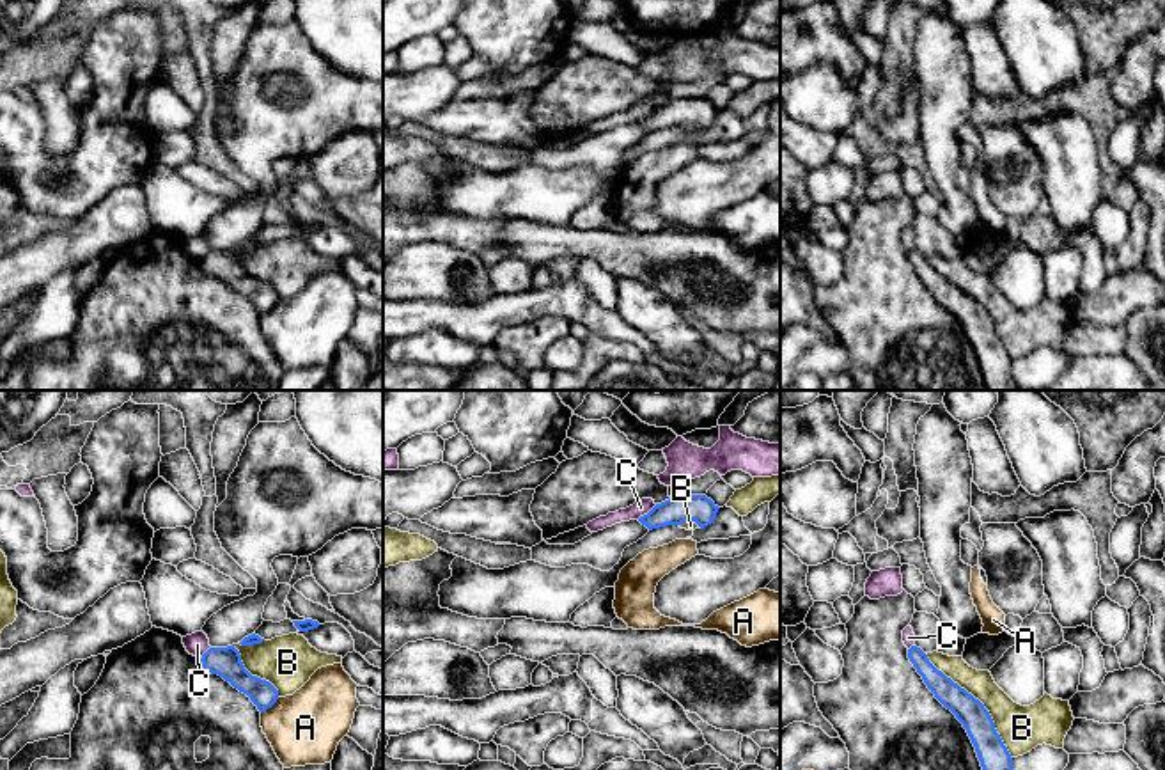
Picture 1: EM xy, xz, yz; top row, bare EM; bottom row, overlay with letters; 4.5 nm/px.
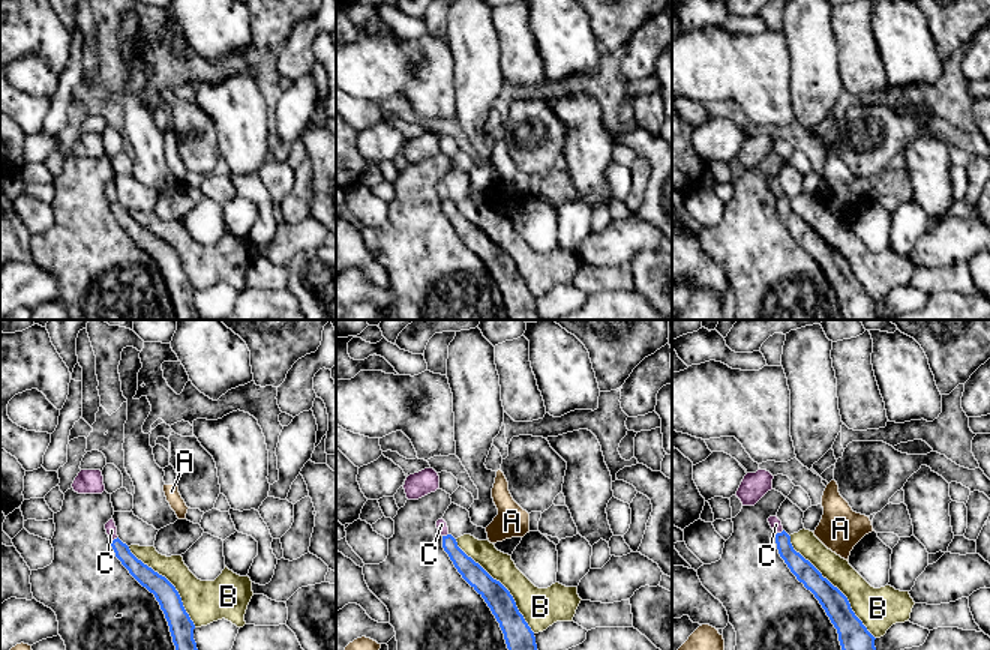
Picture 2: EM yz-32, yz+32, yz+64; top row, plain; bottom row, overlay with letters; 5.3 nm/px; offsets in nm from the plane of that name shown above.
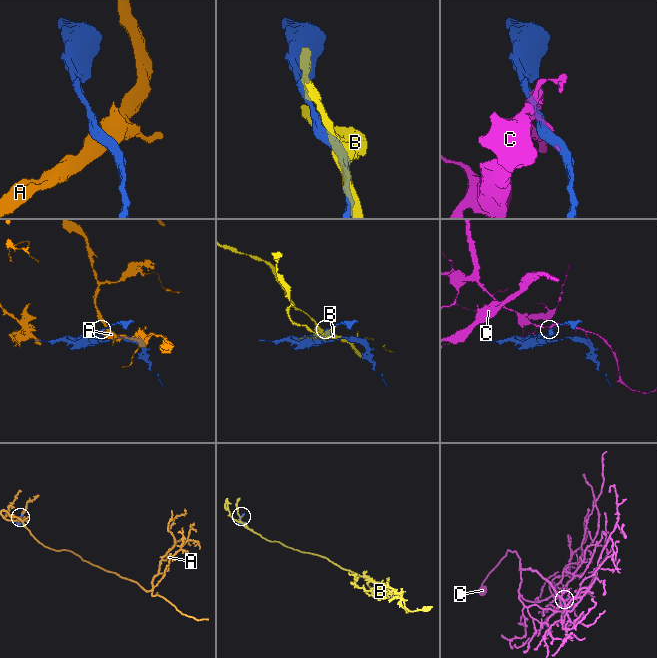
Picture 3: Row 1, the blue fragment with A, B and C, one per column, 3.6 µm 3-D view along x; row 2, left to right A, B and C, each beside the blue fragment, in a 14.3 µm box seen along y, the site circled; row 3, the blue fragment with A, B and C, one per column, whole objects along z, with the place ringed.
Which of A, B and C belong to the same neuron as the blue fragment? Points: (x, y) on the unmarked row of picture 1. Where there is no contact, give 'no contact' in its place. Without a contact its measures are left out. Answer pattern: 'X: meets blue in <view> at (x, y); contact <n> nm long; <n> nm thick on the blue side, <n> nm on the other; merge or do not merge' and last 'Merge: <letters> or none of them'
A: meets blue in xy at (270, 309); contact 120 nm long; 120 nm thick on the blue side, 320 nm on the other; do not merge
B: meets blue in yz at (979, 304); contact 600 nm long; 140 nm thick on the blue side, 200 nm on the other; do not merge
C: meets blue in xz at (648, 116); contact 120 nm long; 130 nm thick on the blue side, 70 nm on the other; do not merge
Merge: none of them

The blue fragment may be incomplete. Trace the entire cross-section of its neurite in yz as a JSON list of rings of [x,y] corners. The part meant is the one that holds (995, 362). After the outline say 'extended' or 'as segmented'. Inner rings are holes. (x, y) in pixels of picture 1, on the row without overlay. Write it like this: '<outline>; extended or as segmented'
[[[911,248],[908,261],[934,300],[950,312],[966,332],[981,364],[986,389],[1018,390],[1013,376],[1013,360],[984,307],[938,273],[920,250]]]; as segmented

